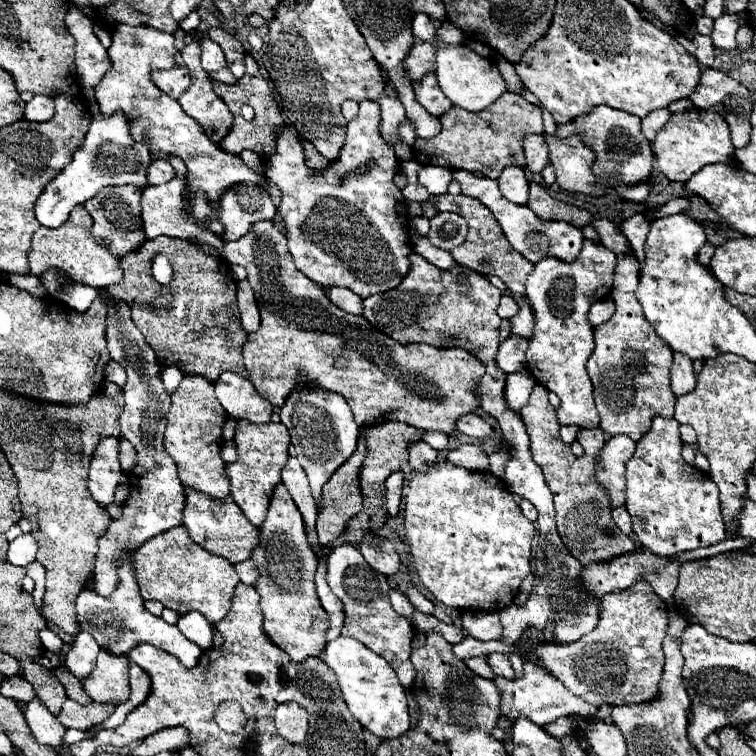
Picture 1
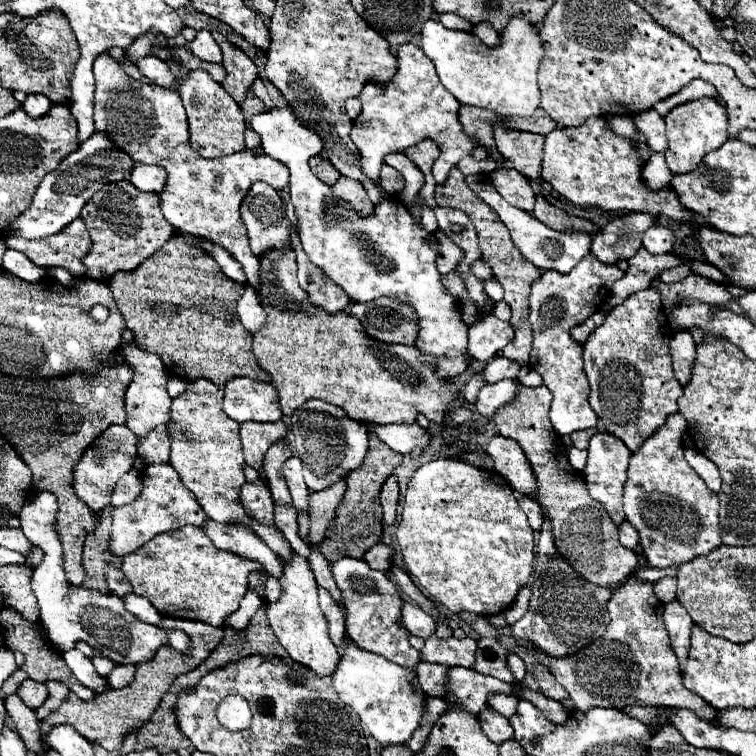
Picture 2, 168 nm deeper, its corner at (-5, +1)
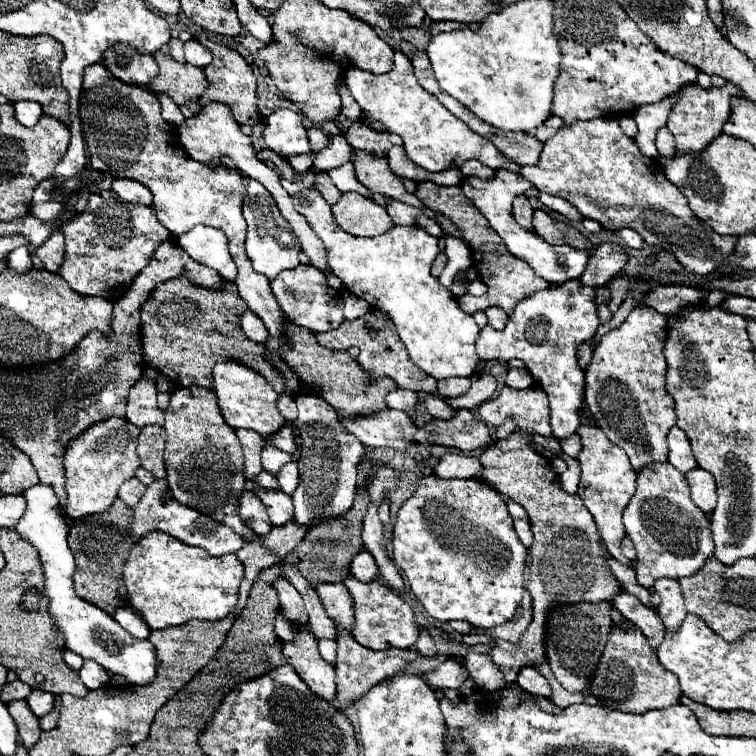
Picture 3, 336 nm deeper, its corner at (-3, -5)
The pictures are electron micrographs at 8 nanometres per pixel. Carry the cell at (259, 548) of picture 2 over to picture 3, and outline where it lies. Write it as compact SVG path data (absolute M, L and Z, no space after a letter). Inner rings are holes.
M281 576L273 582L273 586L279 592L279 602L281 602L281 610L283 610L285 618L291 622L307 622L301 594Z

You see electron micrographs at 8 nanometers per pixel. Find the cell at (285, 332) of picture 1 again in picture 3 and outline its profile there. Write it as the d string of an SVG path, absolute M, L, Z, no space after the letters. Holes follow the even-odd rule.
M283 318L283 338L269 336L265 342L265 358L267 362L277 368L285 378L285 392L279 396L279 412L287 422L293 422L297 418L297 398L311 394L319 396L325 402L329 402L337 416L343 418L359 418L359 416L371 416L375 412L387 410L385 396L391 390L397 390L397 384L393 378L371 378L363 366L359 366L357 360L349 356L347 350L329 350L325 346L319 346L315 332L295 326L293 320Z

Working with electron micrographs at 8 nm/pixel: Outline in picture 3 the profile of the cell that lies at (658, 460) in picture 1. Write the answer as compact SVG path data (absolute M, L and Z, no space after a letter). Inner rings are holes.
M655 462L637 470L637 490L623 510L623 524L637 548L637 582L645 588L659 578L693 576L715 550L709 516L695 506L687 476L671 462Z

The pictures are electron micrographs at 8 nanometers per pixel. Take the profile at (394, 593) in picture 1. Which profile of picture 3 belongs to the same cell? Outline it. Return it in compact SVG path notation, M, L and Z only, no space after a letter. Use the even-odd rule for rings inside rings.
M419 626L419 640L417 640L415 646L417 646L417 652L423 654L423 656L435 656L435 654L437 654L435 642L433 642L429 630L423 628L423 626Z

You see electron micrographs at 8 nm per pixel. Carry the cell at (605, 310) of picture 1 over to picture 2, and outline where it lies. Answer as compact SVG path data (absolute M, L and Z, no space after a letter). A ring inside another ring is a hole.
M595 312L595 314L593 314L593 316L589 316L583 324L579 324L577 328L573 328L573 330L571 330L573 340L575 340L575 342L579 342L579 344L585 344L585 342L587 342L587 338L589 338L589 334L591 334L597 326L601 326L601 324L603 324L603 320L605 320L605 314L603 314L603 312Z

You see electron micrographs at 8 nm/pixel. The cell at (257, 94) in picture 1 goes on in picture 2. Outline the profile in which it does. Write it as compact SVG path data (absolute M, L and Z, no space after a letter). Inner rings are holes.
M249 92L249 94L247 94L247 100L241 104L241 110L243 110L243 114L245 114L245 122L249 124L255 114L263 112L263 102Z

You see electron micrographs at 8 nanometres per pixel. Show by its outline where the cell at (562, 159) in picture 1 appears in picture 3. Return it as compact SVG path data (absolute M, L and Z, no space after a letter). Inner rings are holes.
M593 118L585 122L575 122L571 126L563 126L553 138L543 144L541 160L535 166L527 166L521 170L521 176L527 178L539 192L561 196L571 202L585 218L593 218L603 224L607 230L631 228L637 230L647 244L661 246L675 254L675 258L685 266L685 270L701 276L717 274L717 270L727 262L727 258L735 252L737 238L735 236L719 236L715 234L703 220L699 220L691 208L687 206L685 196L677 186L667 182L659 160L651 160L639 152L633 138L625 136L615 118Z

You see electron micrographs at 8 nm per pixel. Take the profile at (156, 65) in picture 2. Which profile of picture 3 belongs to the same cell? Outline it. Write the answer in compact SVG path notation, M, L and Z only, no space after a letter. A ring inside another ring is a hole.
M113 46L103 60L107 70L127 84L147 86L159 74L153 56L137 54L137 50L131 50L131 46Z

